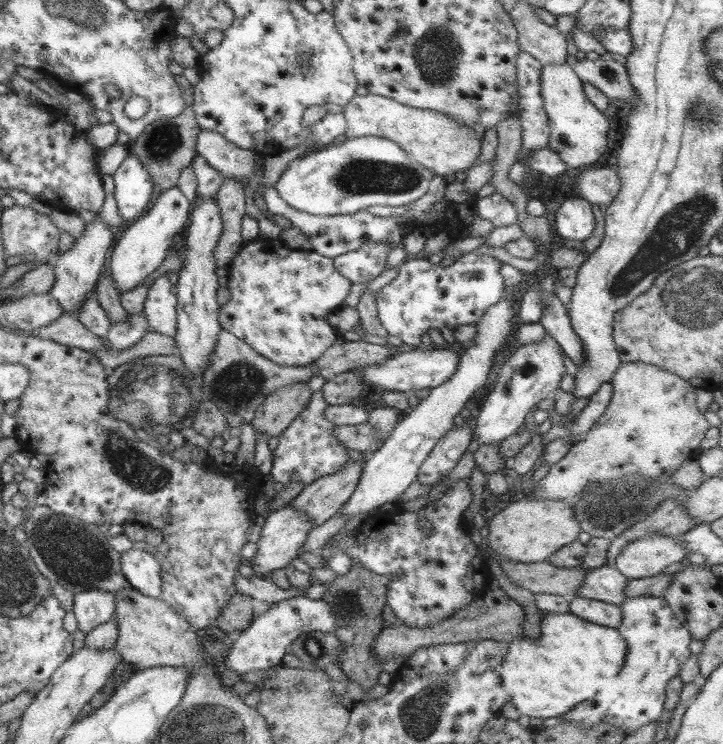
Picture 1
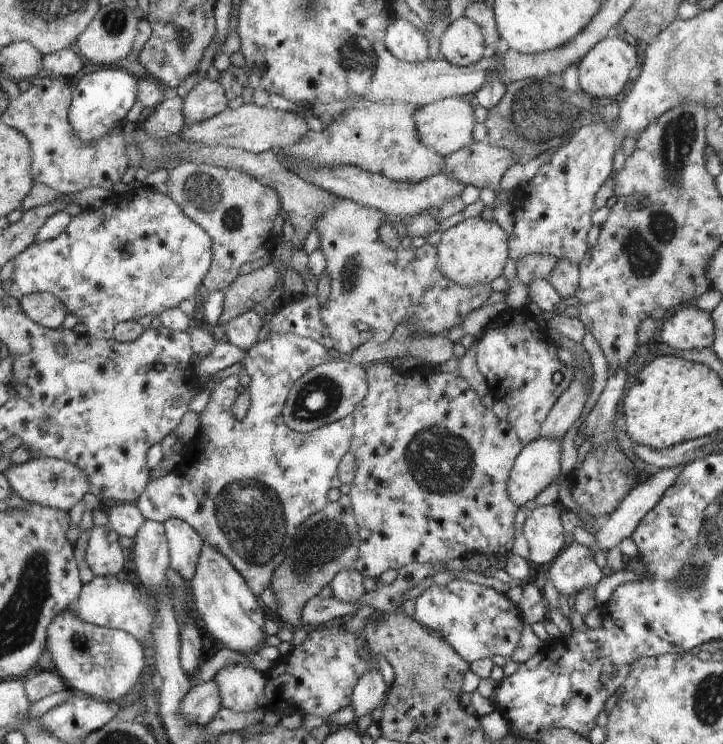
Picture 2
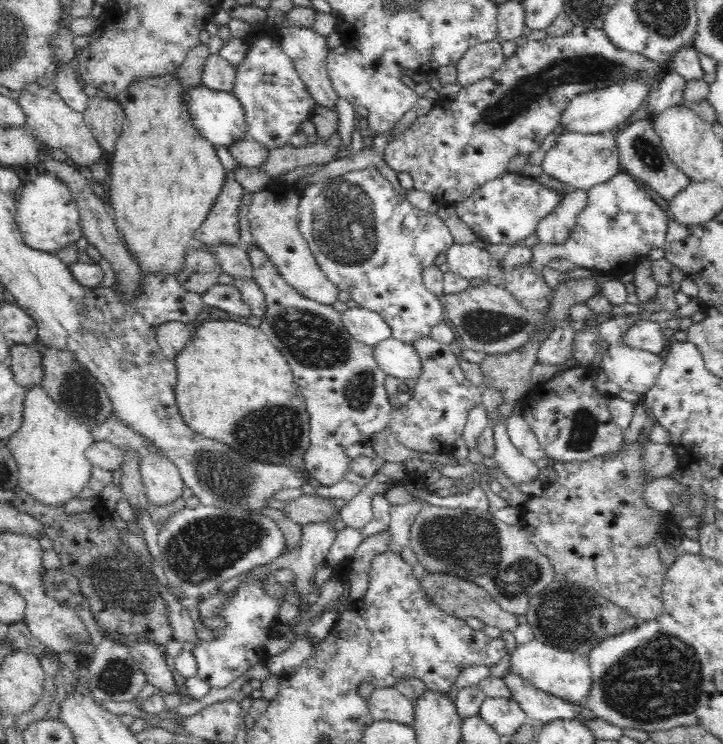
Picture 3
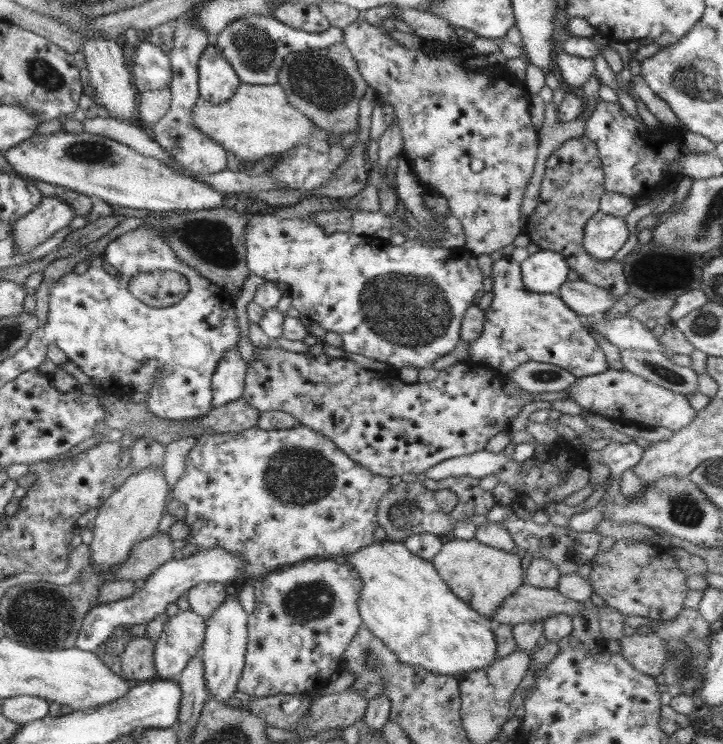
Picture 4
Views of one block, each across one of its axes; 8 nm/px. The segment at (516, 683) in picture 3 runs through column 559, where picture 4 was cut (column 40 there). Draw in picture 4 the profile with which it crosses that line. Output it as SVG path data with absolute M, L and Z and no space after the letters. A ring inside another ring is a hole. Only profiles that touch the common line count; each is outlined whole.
M15 696L15 698L3 698L1 700L1 716L5 720L17 722L19 726L25 726L27 722L41 720L49 716L49 704L41 698L27 698L27 696Z

